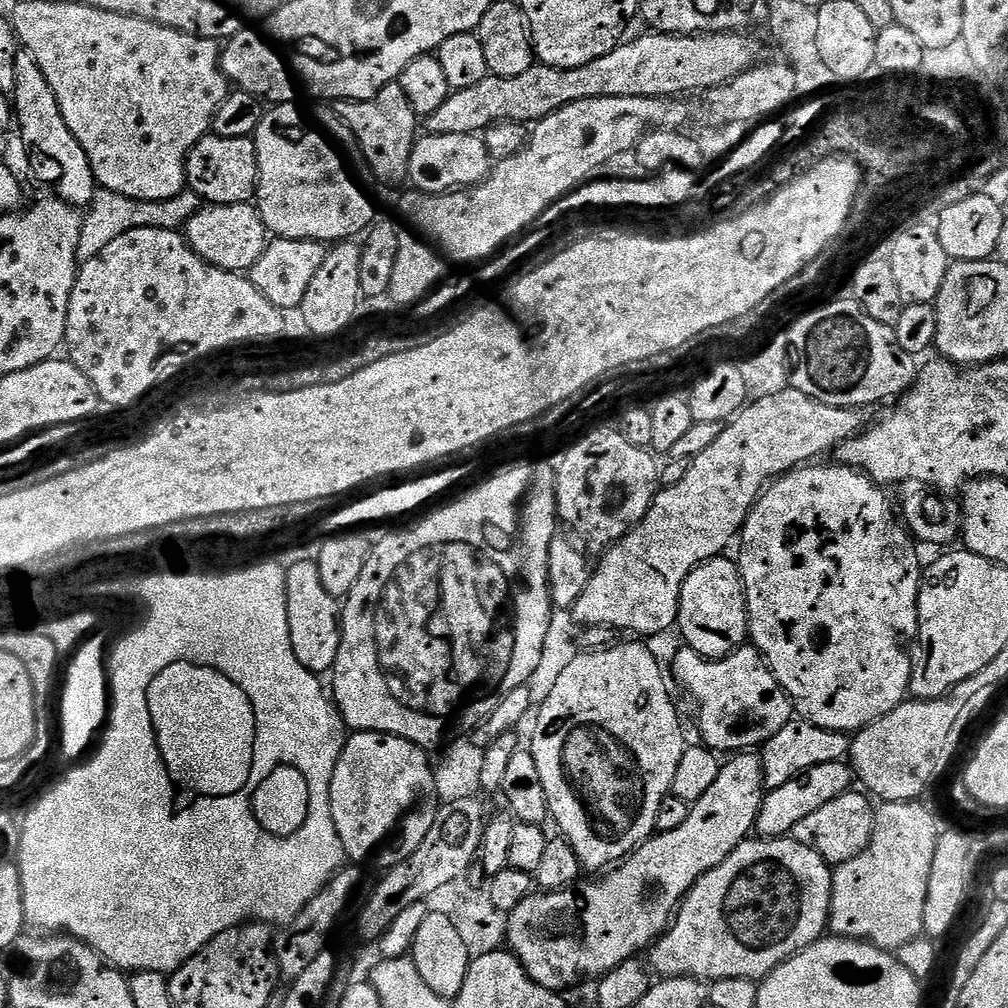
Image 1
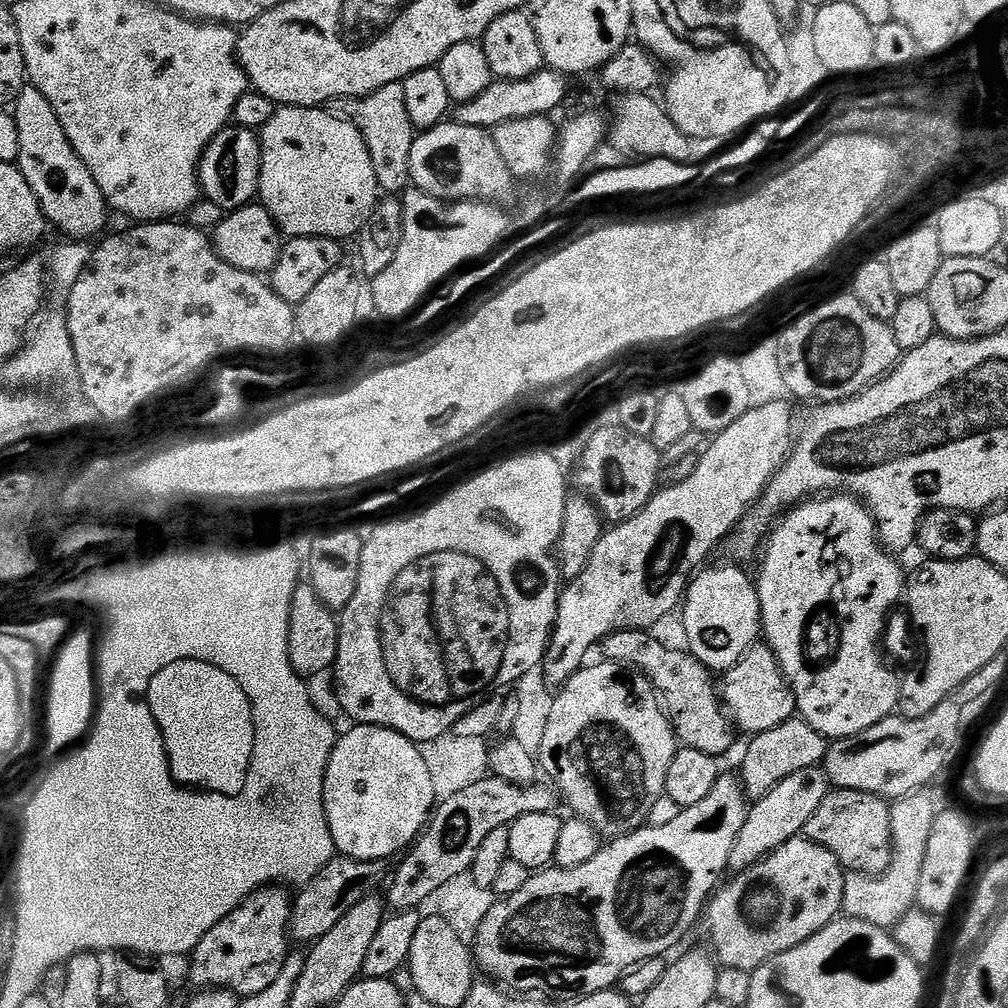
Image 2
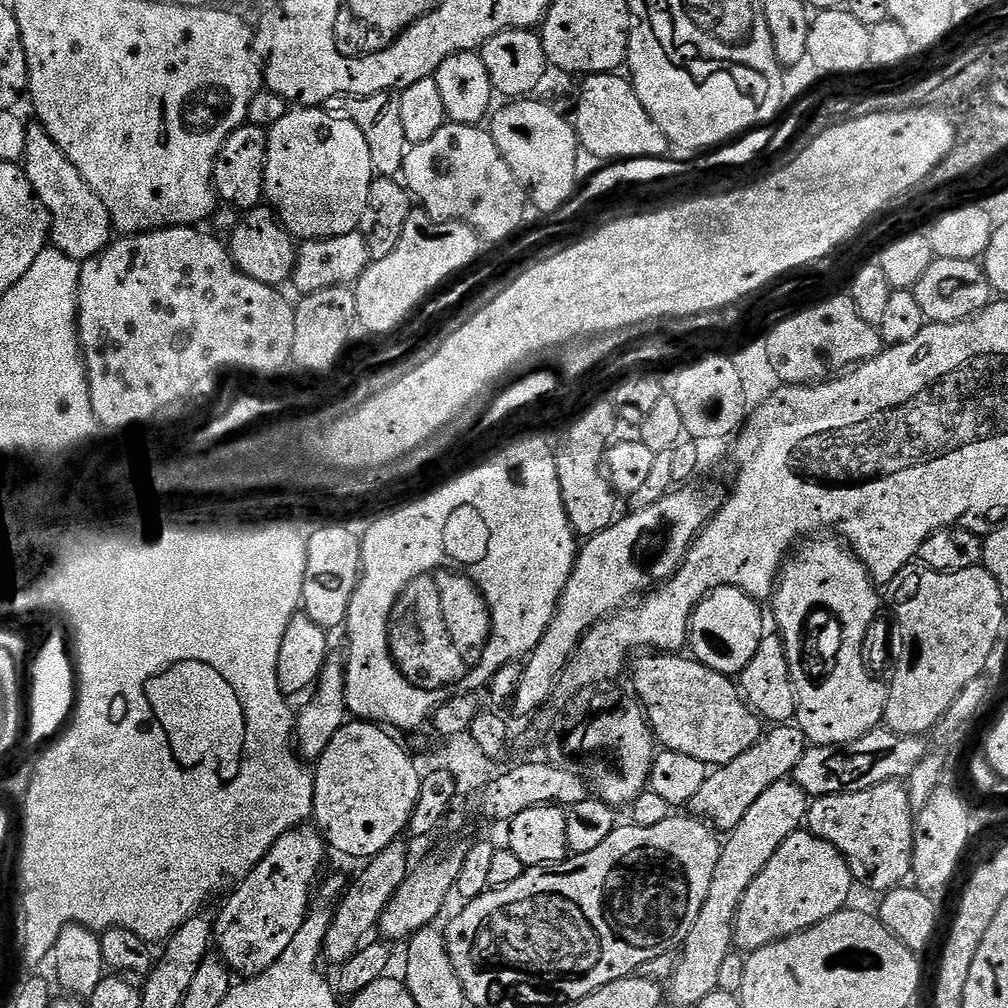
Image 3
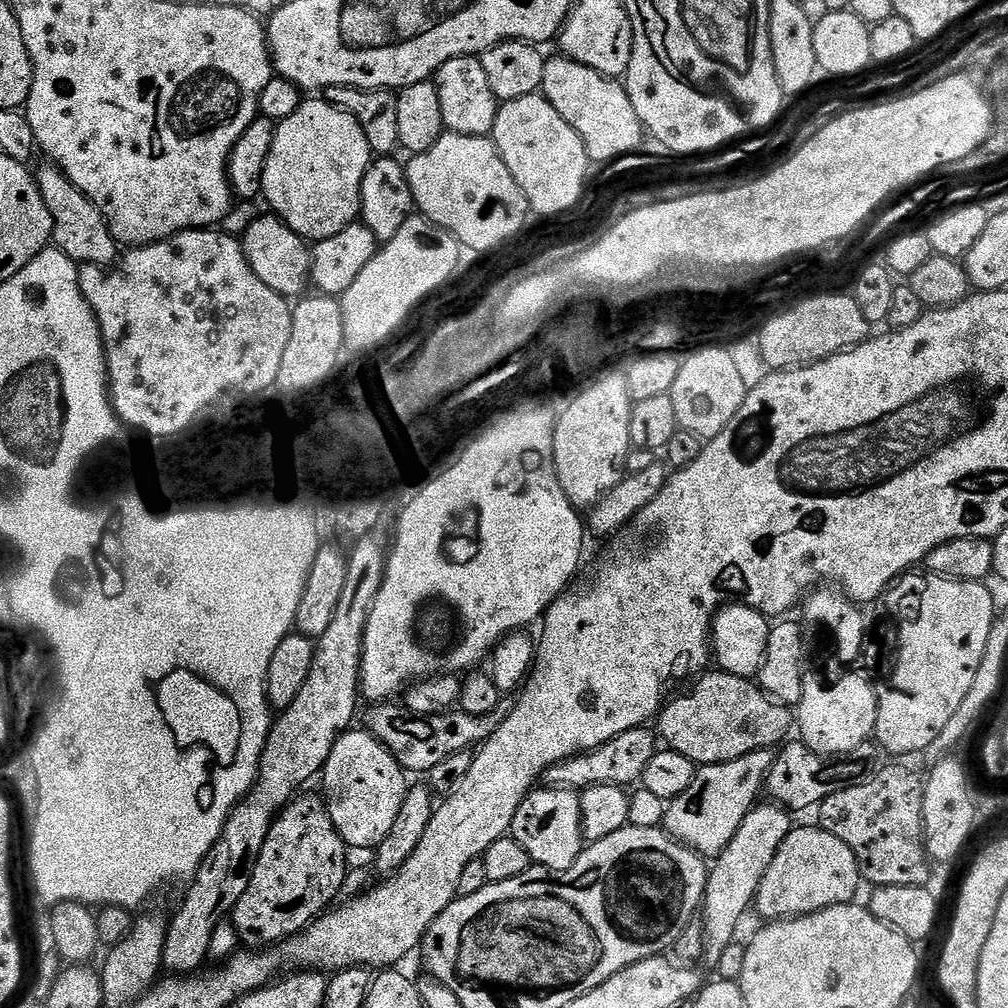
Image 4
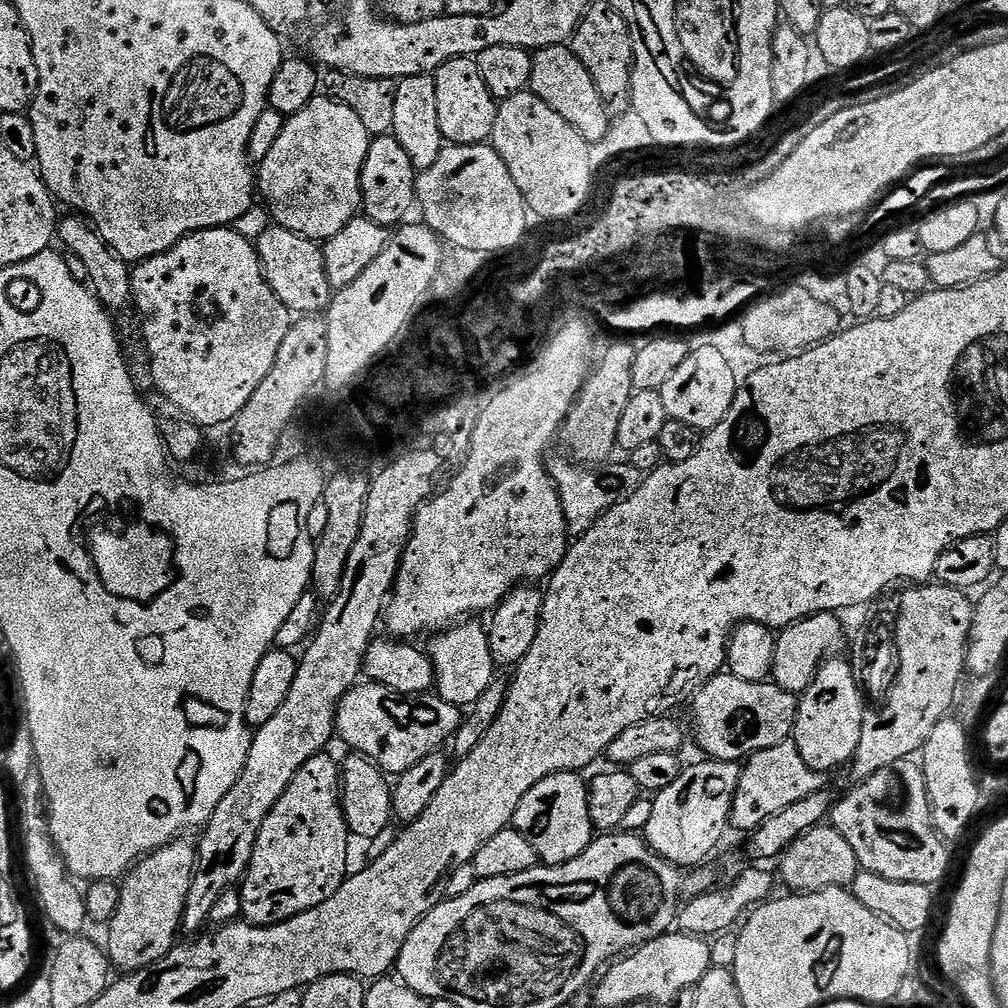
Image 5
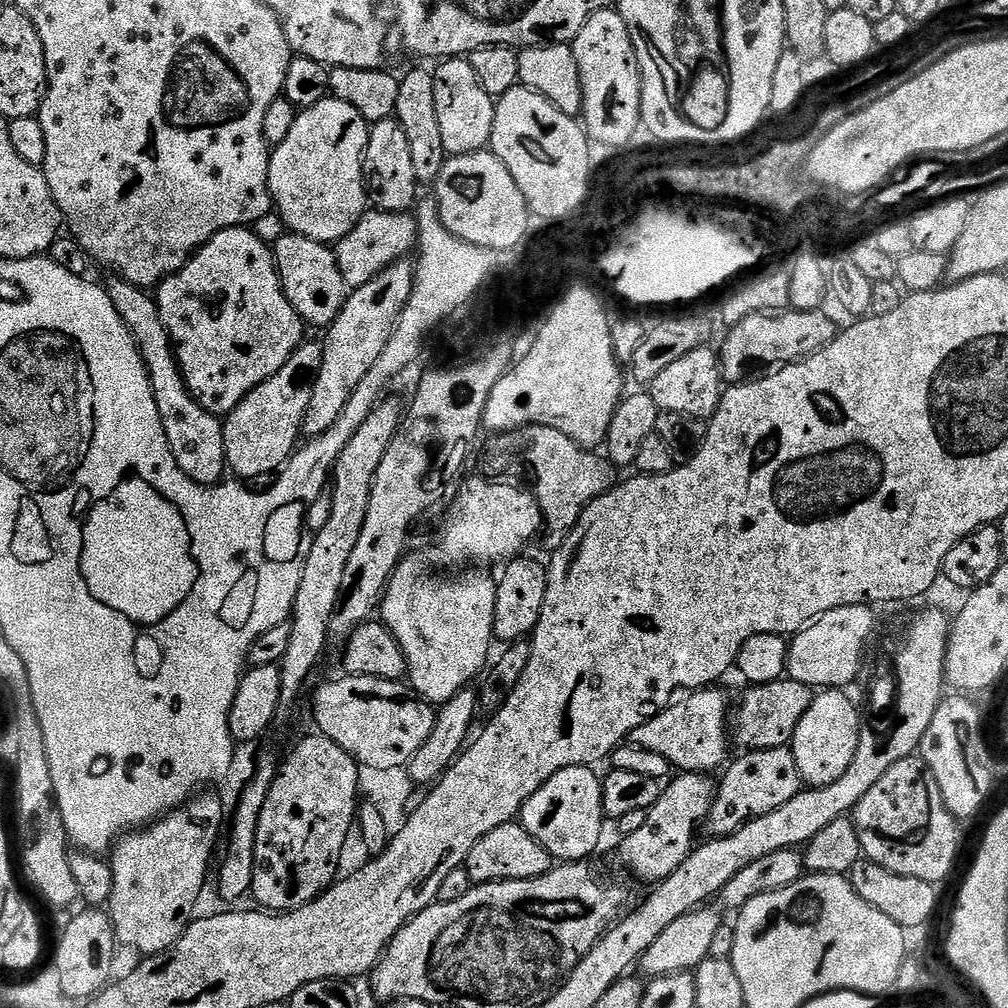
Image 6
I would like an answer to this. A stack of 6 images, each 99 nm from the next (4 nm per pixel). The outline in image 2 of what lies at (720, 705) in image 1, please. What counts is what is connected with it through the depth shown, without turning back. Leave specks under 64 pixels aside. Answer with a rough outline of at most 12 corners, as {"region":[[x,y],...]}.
{"region":[[767,643],[723,673],[733,725],[774,730],[797,715],[792,685]]}

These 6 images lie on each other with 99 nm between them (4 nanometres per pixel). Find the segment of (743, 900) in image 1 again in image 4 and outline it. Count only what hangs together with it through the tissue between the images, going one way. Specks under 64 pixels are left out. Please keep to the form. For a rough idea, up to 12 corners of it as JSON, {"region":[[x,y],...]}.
{"region":[[796,826],[754,912],[764,922],[853,903],[860,864],[842,838]]}

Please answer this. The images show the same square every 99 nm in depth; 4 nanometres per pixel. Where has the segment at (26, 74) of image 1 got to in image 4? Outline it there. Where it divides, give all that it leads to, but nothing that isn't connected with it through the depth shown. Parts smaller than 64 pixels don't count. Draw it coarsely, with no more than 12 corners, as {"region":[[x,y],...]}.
{"region":[[61,168],[35,173],[52,244],[77,265],[112,266],[104,215]]}

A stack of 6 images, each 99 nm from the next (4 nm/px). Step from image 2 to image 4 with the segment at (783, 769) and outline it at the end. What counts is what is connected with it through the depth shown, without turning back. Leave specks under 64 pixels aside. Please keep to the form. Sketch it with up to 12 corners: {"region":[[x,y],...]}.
{"region":[[773,753],[697,767],[664,831],[720,856],[765,787]]}

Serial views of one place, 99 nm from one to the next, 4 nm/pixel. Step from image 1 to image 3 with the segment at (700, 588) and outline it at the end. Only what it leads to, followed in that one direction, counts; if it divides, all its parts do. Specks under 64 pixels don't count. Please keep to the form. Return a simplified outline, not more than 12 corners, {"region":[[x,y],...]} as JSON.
{"region":[[716,588],[692,615],[691,655],[729,678],[766,634],[761,605]]}

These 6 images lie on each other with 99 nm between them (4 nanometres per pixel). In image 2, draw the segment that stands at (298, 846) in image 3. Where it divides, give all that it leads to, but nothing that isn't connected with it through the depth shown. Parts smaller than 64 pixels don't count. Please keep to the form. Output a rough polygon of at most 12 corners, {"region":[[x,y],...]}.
{"region":[[260,888],[190,954],[193,989],[261,994],[290,953],[293,897]]}

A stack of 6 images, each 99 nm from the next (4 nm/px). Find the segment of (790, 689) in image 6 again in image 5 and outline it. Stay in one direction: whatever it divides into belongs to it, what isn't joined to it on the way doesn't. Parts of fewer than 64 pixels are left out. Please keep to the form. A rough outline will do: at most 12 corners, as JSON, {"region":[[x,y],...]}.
{"region":[[721,674],[691,697],[696,744],[747,761],[793,735],[797,693]]}

